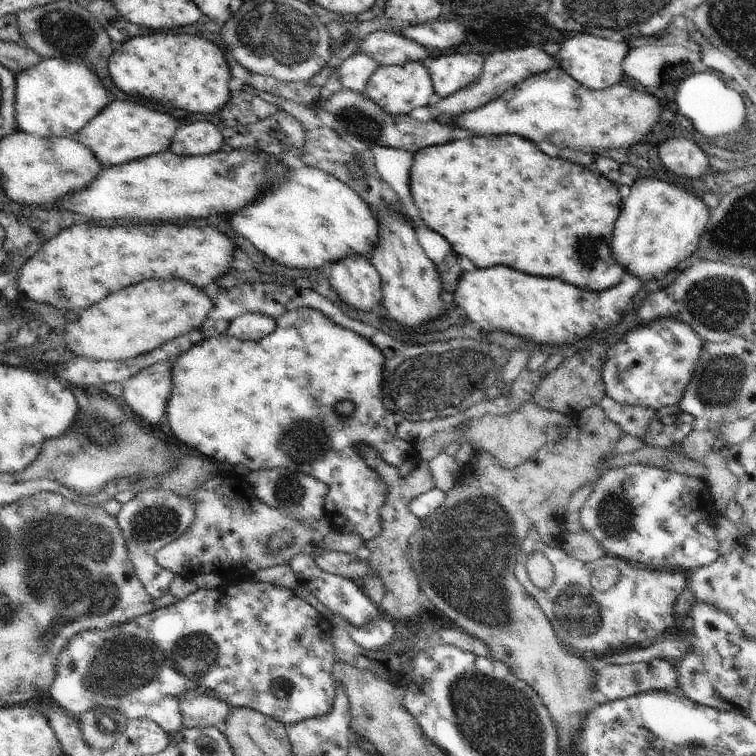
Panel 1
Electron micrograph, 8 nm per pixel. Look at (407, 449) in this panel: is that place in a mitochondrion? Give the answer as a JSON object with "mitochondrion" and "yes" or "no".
{"mitochondrion":"no"}

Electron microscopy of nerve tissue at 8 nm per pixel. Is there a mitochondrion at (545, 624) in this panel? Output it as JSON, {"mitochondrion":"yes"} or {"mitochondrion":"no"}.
{"mitochondrion":"yes"}

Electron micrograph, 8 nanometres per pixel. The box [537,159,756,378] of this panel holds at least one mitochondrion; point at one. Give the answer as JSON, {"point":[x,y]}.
{"point":[719,304]}

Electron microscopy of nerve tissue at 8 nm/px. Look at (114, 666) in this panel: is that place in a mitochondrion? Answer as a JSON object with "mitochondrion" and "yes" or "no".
{"mitochondrion":"yes"}

